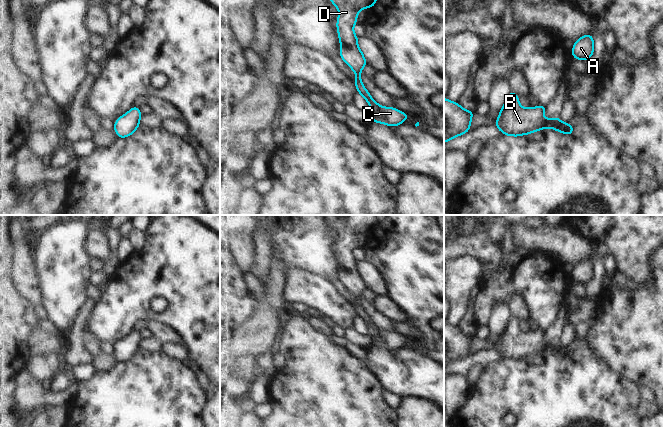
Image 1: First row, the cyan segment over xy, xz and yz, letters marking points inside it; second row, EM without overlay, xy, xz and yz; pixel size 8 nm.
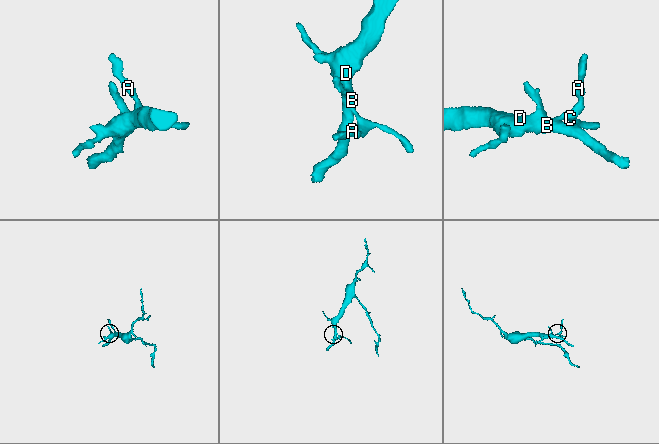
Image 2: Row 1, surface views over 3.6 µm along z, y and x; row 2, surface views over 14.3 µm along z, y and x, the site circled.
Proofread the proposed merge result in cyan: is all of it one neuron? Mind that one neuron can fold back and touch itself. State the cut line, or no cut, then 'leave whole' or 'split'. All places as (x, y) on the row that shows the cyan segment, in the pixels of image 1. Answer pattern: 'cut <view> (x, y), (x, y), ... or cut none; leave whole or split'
cut none; leave whole

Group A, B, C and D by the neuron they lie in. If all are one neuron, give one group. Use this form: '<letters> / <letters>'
A B C D

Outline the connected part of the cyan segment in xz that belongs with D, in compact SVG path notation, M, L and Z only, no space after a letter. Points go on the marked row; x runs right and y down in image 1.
M330 0L338 8L339 14L336 23L338 37L340 40L339 55L343 61L355 72L356 78L353 81L358 93L368 102L371 111L371 121L397 126L404 123L410 116L394 107L380 106L363 86L361 71L368 62L363 52L358 47L358 37L353 27L357 22L359 10L374 7L376 0Z

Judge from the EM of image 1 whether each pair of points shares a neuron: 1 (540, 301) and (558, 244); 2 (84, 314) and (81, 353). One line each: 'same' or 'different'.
1: different
2: same

